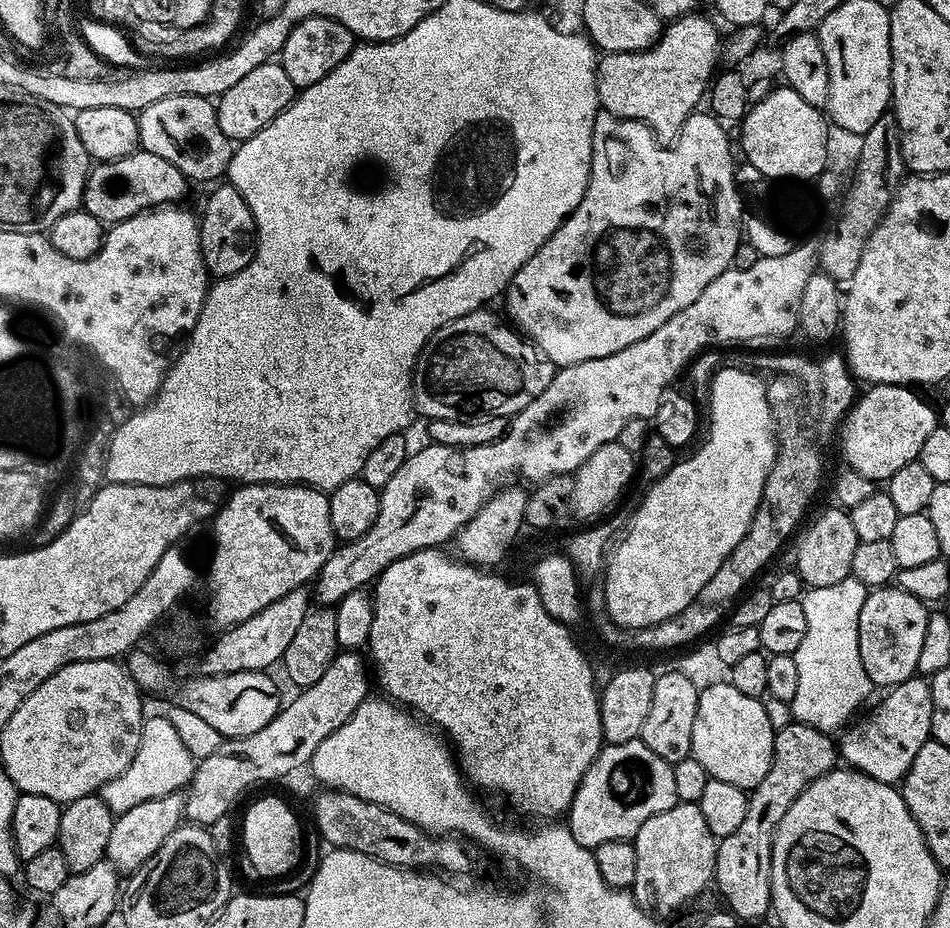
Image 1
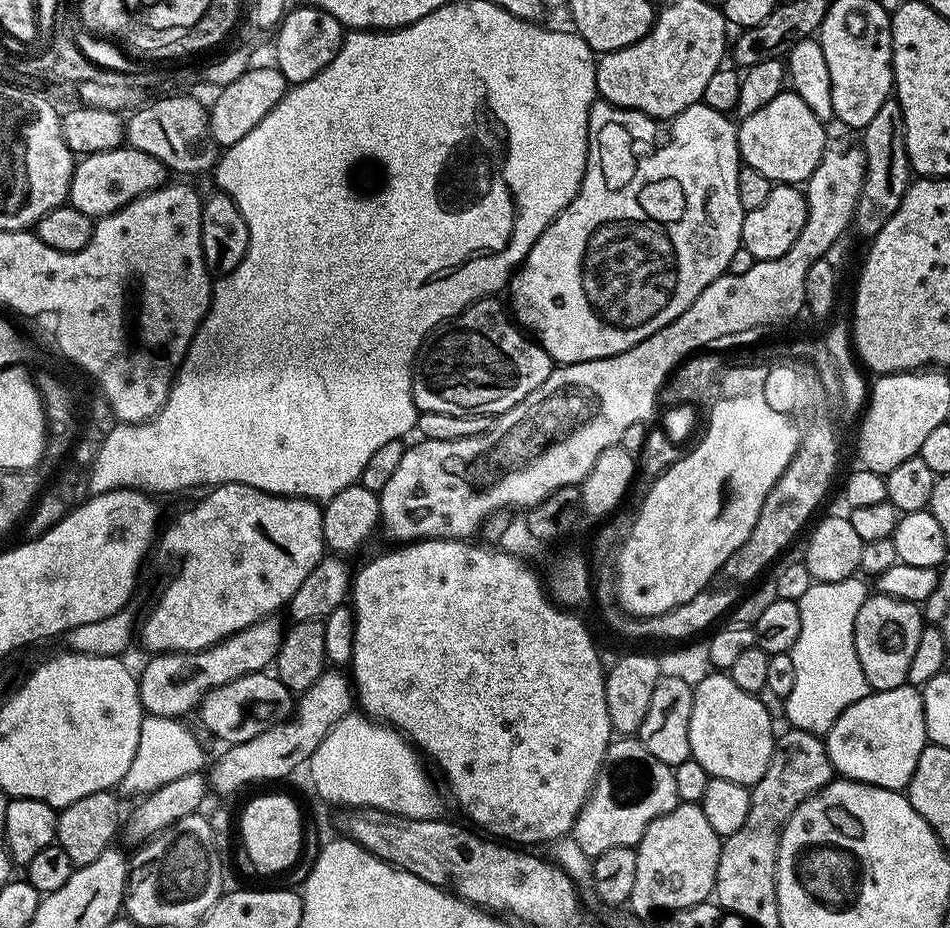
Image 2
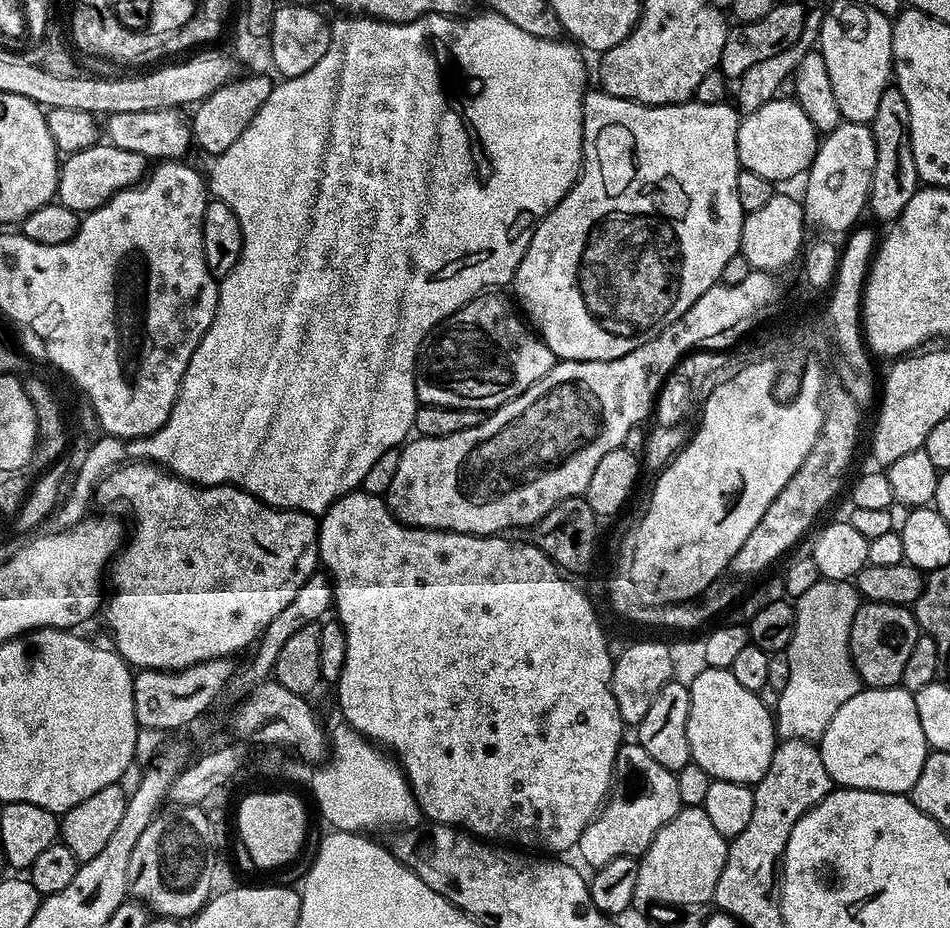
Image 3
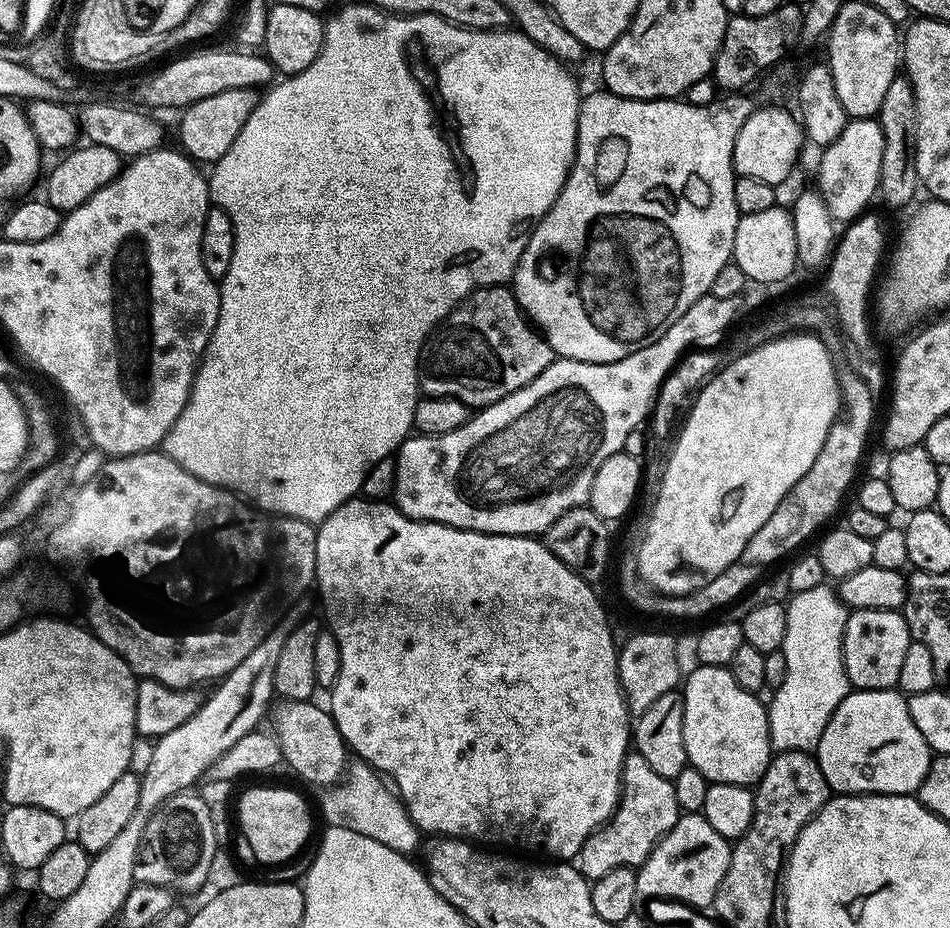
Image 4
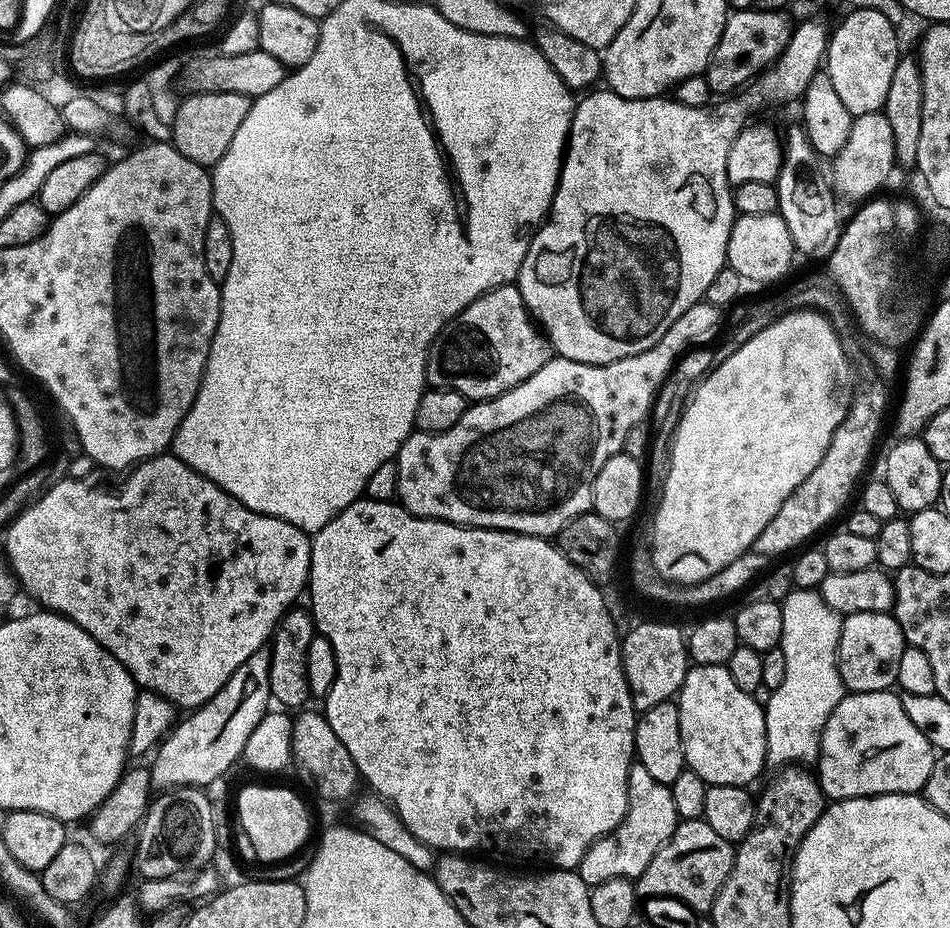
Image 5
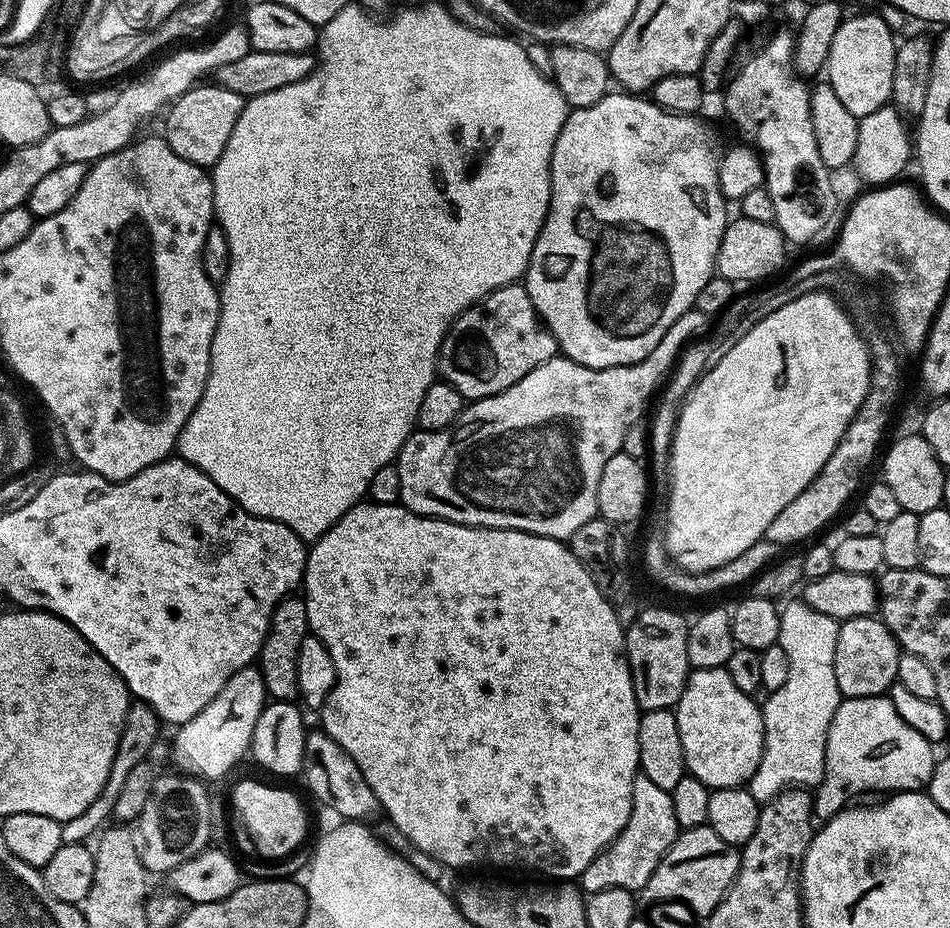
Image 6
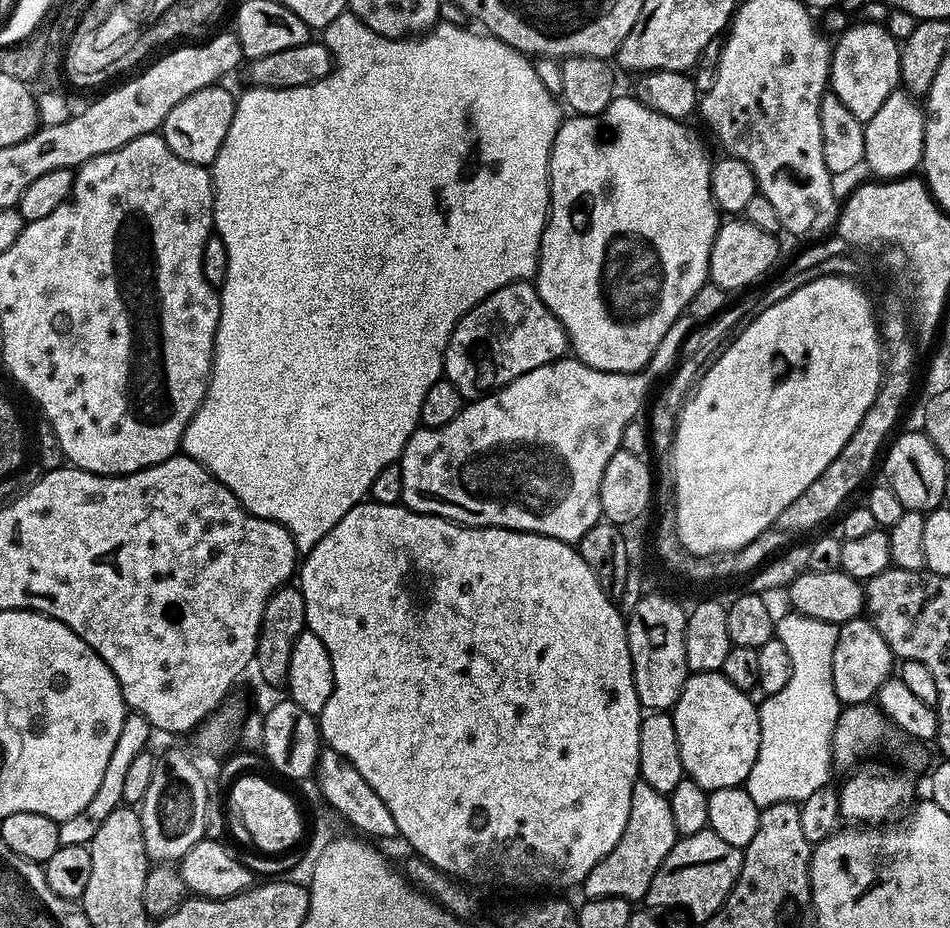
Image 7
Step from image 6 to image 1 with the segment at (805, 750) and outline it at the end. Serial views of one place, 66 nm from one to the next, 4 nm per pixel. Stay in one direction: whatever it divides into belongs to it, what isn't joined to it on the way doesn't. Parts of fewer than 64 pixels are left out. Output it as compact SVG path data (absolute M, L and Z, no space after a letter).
M850 575L842 582L834 582L834 586L808 588L803 593L802 603L808 625L806 638L802 638L802 646L798 646L794 653L798 662L798 691L790 701L790 708L791 719L795 723L814 726L829 734L839 733L861 711L860 703L874 692L866 666L862 666L862 654L858 654L858 614L862 614L862 602L866 602L869 591L865 584Z

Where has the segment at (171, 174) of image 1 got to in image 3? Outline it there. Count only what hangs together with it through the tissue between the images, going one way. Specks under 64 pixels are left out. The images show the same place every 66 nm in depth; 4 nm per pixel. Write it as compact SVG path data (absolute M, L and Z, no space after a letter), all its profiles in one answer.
M98 142L86 150L78 150L63 157L55 199L77 214L93 212L111 196L140 183L149 171L150 162L134 150L122 150L107 142Z

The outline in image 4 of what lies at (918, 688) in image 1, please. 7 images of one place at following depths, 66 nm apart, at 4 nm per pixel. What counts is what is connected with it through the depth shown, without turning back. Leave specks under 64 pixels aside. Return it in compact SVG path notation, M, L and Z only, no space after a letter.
M897 689L849 691L831 715L816 757L835 795L911 795L917 793L934 759L910 717L907 697Z

